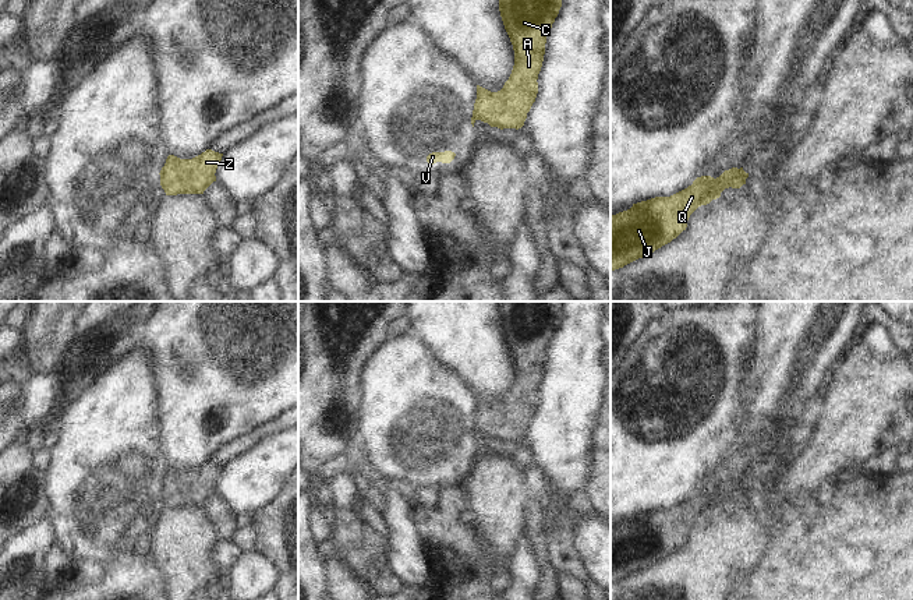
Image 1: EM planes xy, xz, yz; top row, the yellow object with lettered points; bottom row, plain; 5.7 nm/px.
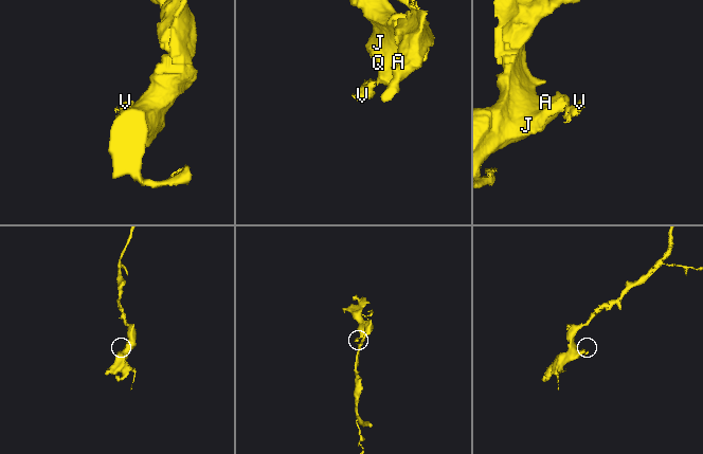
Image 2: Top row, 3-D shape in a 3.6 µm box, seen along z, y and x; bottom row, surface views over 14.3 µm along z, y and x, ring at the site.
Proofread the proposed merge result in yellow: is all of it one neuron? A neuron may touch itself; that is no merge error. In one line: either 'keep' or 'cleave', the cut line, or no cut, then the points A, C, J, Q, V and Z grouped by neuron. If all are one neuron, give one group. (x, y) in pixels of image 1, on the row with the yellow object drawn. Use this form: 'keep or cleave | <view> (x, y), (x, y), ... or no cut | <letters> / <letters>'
cleave | yz (738, 169), (745, 179) | A C J Q Z / V

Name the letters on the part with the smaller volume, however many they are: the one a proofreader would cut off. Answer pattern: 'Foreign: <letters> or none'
Foreign: V

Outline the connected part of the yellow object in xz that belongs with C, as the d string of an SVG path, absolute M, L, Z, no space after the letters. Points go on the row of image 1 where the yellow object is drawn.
M499 0L499 11L514 50L509 80L498 92L477 85L474 119L491 127L521 128L538 93L546 36L562 0Z

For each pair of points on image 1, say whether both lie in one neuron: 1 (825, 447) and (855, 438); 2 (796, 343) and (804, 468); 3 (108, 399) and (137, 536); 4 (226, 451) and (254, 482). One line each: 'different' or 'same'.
1: same
2: different
3: same
4: different

